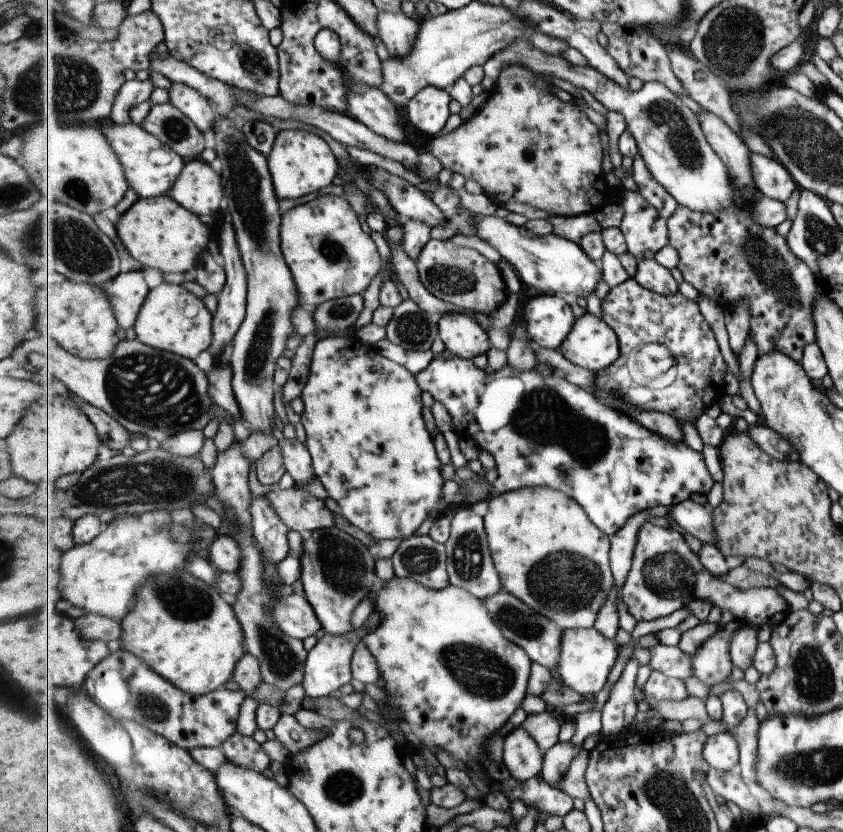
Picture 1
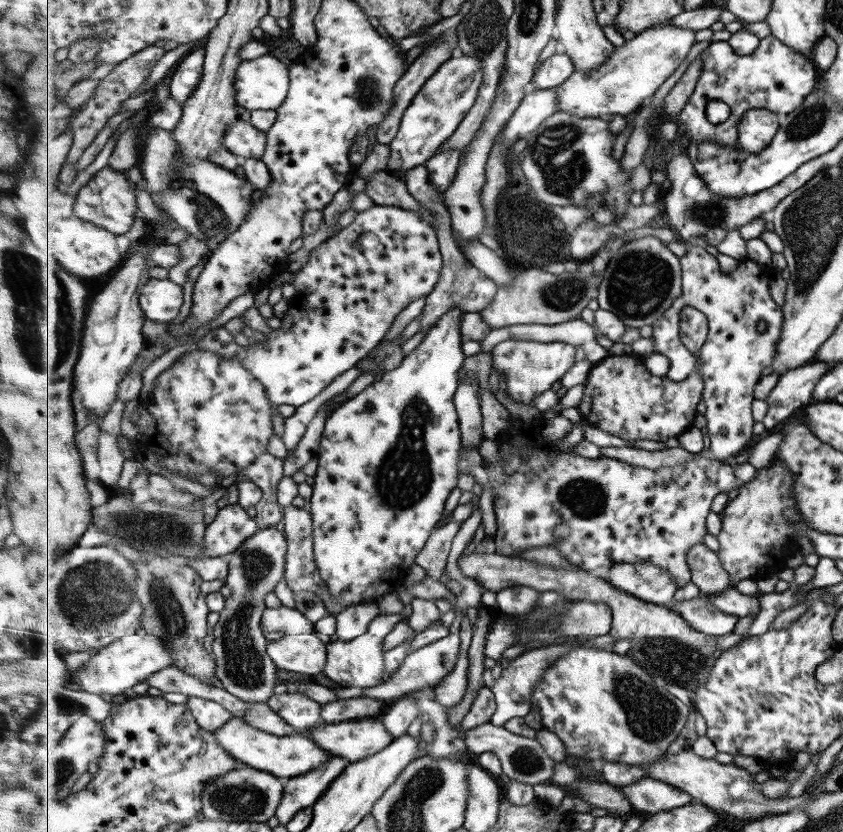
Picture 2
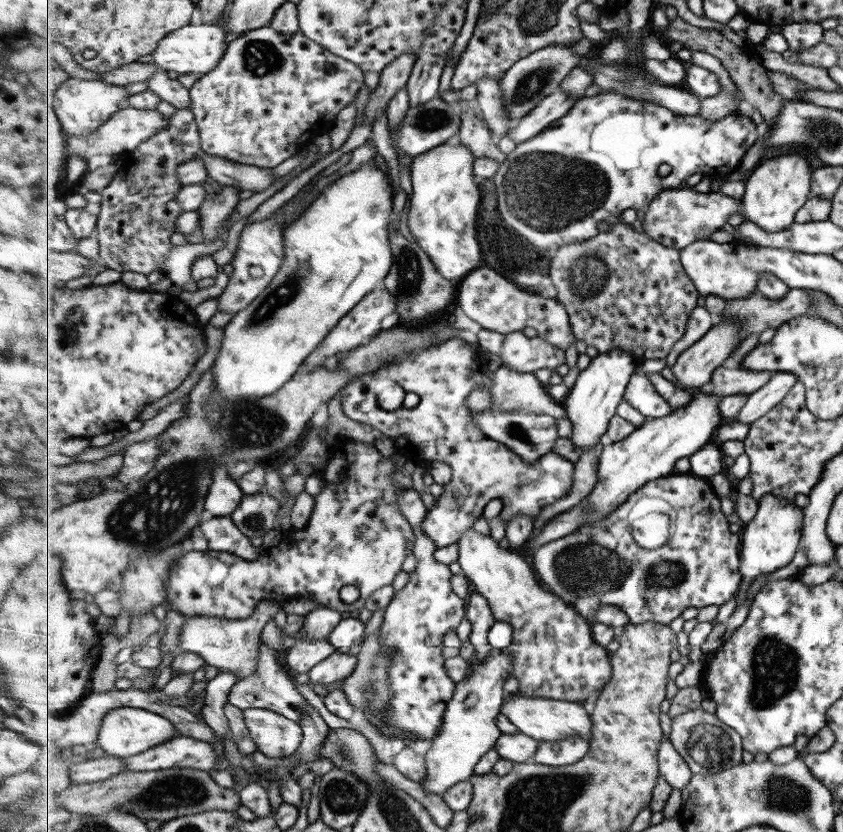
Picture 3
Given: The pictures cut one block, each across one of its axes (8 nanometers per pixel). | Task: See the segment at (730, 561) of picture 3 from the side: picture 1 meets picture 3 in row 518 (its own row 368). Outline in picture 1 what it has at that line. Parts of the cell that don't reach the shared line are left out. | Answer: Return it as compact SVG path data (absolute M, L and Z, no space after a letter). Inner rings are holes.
M631 278L609 290L602 300L602 309L602 319L619 337L621 354L613 366L596 374L594 395L600 401L621 412L624 405L631 404L646 411L673 415L681 421L695 421L705 414L707 406L721 402L727 394L727 362L715 332L711 331L711 324L703 318L696 301L689 300L679 291L668 295L653 292ZM649 343L659 343L671 350L676 364L681 364L681 384L671 384L665 390L647 390L645 386L639 386L638 379L627 378L629 354Z

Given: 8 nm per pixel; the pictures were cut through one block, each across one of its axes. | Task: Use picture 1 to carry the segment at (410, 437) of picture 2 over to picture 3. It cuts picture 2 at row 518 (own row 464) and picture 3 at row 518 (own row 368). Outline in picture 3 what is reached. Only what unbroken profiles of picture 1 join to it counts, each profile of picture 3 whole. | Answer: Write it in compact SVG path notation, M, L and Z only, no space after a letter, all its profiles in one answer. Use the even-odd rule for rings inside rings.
M355 440L335 442L331 460L327 468L317 474L323 490L316 496L316 505L308 528L294 531L294 535L279 547L280 554L261 553L253 561L243 560L237 554L211 550L187 550L185 556L177 558L171 568L167 581L168 610L178 610L185 616L218 616L229 620L245 620L257 609L259 602L280 601L301 597L319 603L320 607L331 608L339 612L361 612L367 600L381 590L383 586L393 585L397 575L403 570L403 562L409 554L414 554L416 532L409 519L401 512L400 494L405 489L397 487L393 474L397 470L393 458L383 456L375 445ZM343 586L354 586L359 590L359 598L352 604L345 604L339 598Z

